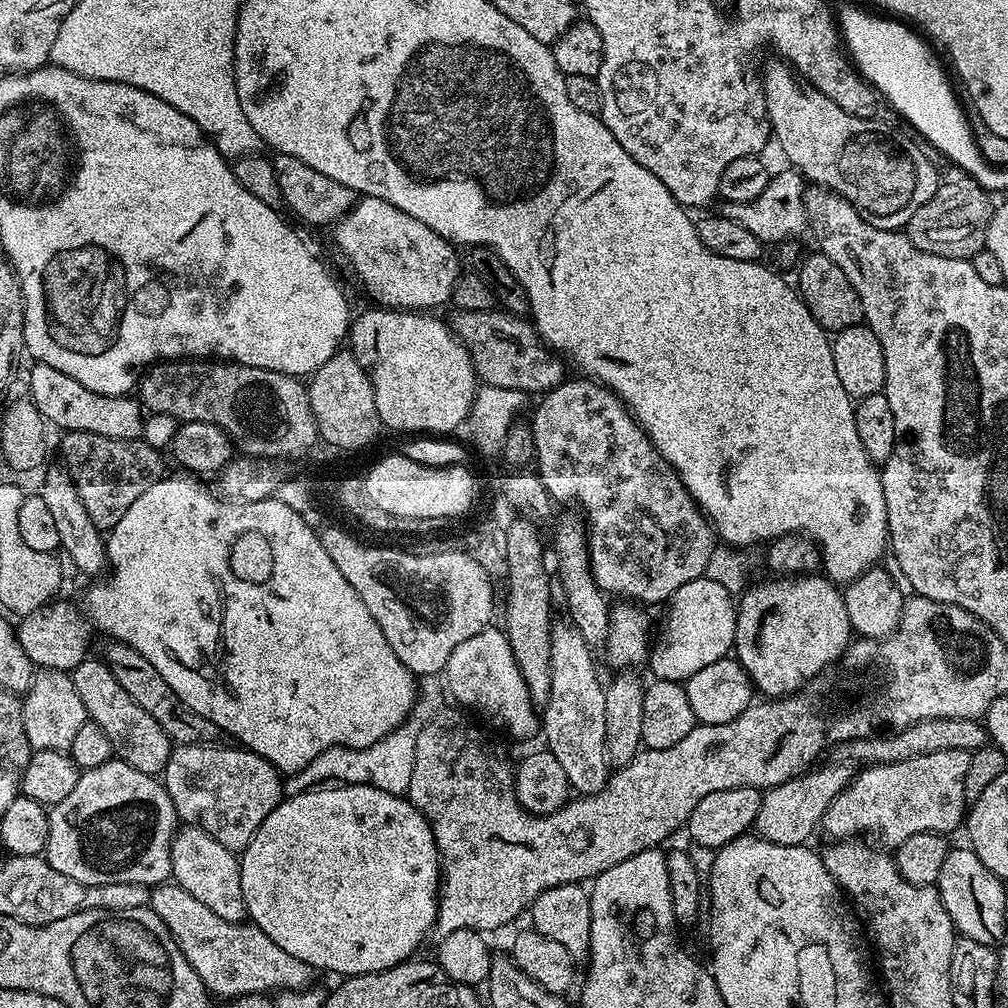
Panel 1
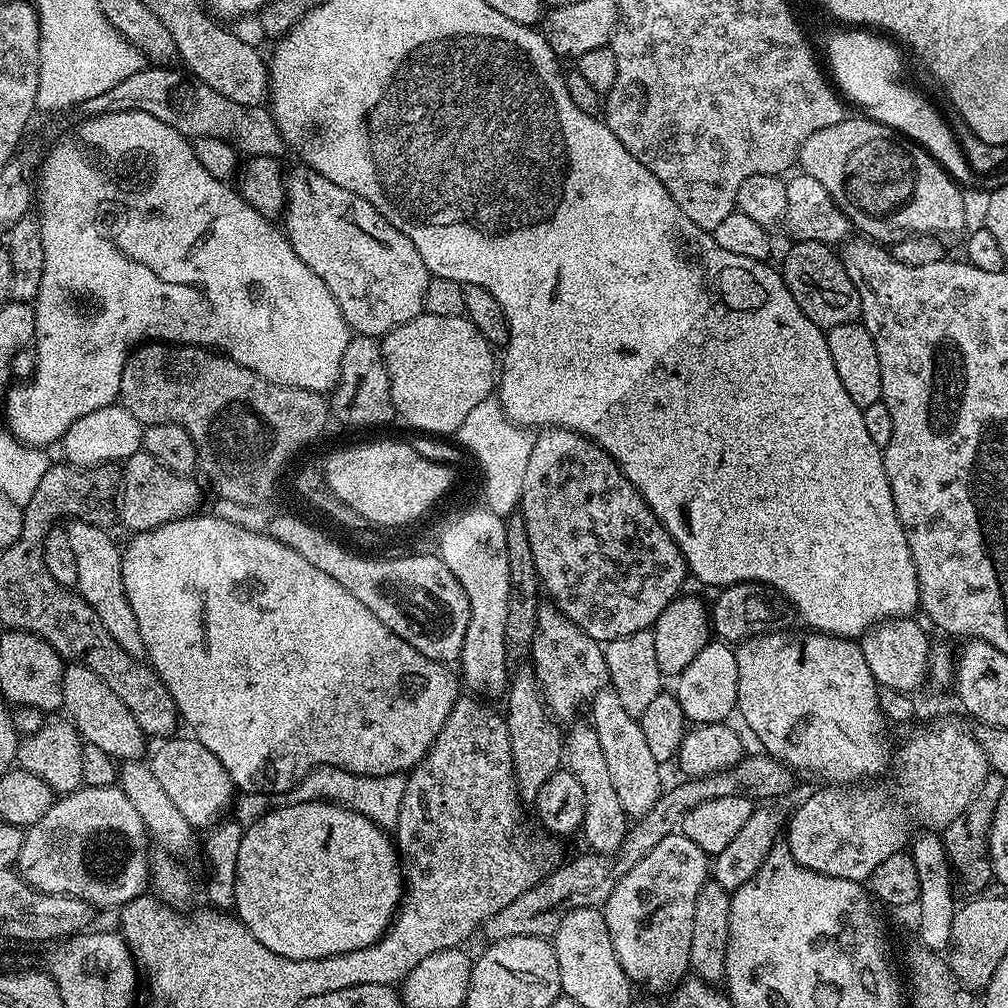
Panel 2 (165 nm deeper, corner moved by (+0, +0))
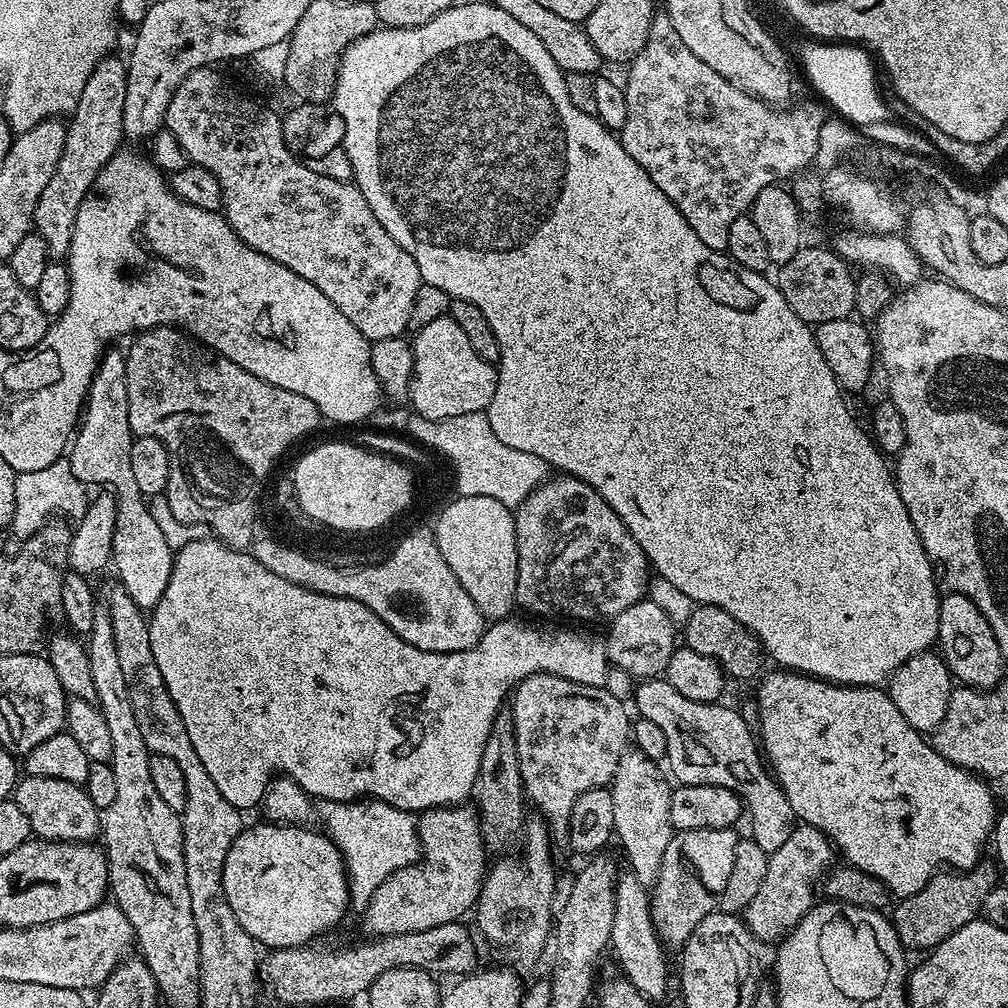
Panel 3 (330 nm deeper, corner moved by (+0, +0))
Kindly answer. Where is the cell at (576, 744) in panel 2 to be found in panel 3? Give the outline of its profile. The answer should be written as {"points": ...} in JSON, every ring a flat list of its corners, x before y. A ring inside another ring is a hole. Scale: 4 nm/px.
{"points":[[620,874,616,878,616,909,614,910,614,930,612,931,611,951,616,951,616,960,620,963,619,971,647,1000,659,1002,668,992,668,964,664,961,665,949,656,935,656,927,652,922,649,889,638,882,631,874]]}

